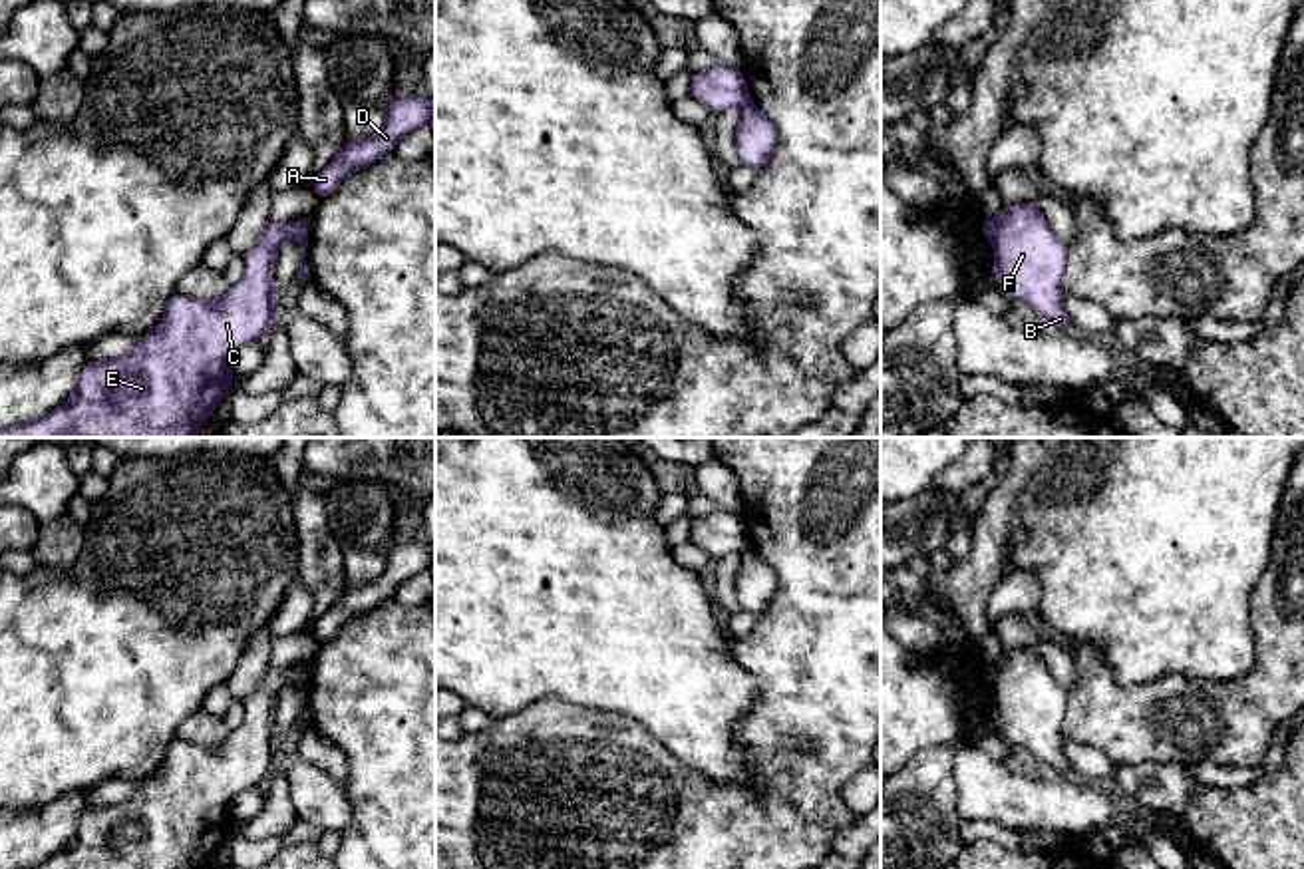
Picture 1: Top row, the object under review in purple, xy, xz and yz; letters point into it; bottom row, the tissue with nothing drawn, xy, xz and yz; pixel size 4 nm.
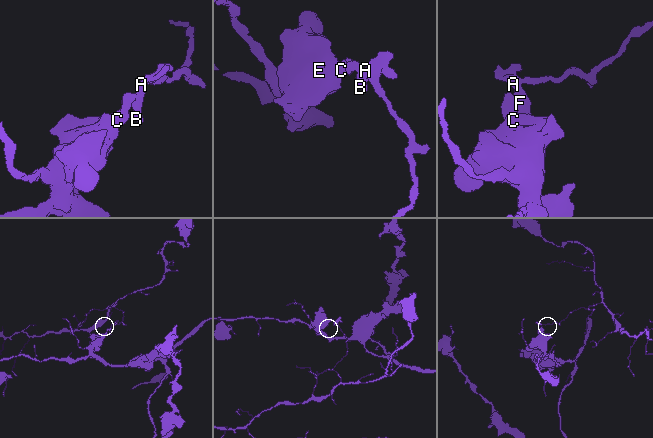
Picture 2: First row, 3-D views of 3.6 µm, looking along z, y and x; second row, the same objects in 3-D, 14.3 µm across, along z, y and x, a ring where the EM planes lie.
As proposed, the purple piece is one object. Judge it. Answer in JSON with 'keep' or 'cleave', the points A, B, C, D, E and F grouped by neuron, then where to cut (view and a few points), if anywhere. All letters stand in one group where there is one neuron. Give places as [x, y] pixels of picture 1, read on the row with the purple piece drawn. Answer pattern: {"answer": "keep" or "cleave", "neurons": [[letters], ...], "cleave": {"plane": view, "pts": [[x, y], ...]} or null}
{"answer": "cleave", "neurons": [["A", "B", "D", "F"], ["C", "E"]], "cleave": {"plane": "yz", "pts": [[996, 219], [996, 229], [990, 237]]}}

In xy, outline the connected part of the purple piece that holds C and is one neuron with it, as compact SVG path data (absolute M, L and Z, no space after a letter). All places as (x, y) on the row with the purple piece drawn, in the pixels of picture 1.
M306 219L268 221L256 245L244 255L244 274L231 282L217 302L173 294L163 318L127 354L82 368L72 398L44 418L0 428L0 437L193 437L215 406L231 392L233 354L270 328L278 314L272 264L286 239L298 241Z

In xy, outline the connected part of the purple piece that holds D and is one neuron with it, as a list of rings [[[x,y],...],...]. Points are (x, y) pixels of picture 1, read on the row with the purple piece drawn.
[[[398,97],[386,103],[386,125],[360,141],[346,141],[342,151],[312,177],[312,189],[318,201],[332,195],[342,179],[366,169],[380,157],[392,153],[409,131],[435,123],[435,101],[429,97]]]

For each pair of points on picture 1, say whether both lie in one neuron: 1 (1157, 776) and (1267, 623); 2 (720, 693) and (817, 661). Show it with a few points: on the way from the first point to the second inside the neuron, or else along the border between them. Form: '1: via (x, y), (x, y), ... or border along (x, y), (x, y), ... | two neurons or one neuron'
1: border along (1181, 760), (1120, 762) | two neurons
2: border along (730, 641), (758, 691), (740, 724) | two neurons

